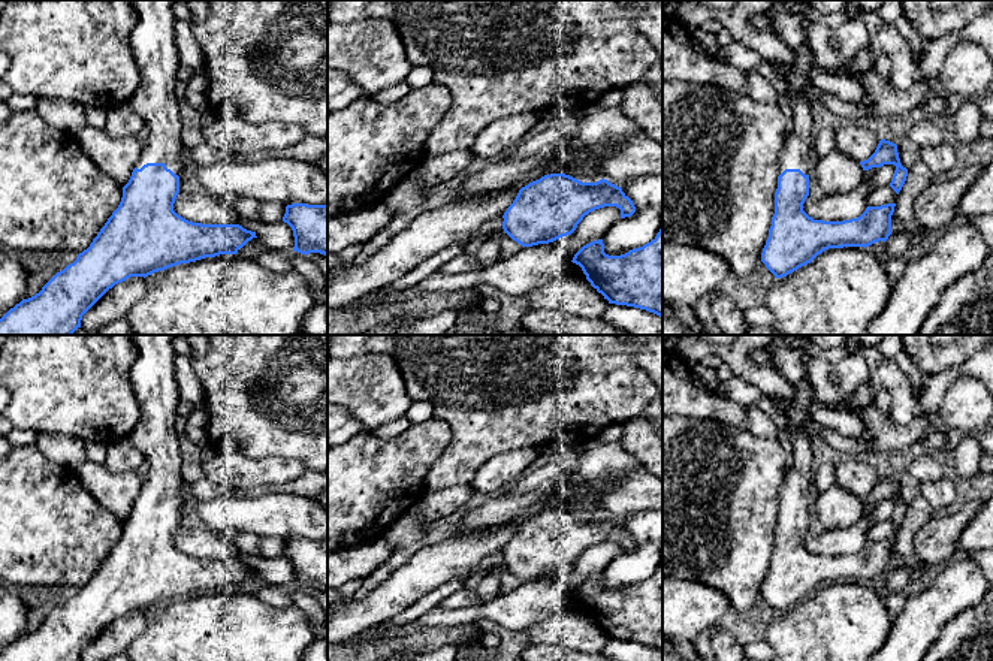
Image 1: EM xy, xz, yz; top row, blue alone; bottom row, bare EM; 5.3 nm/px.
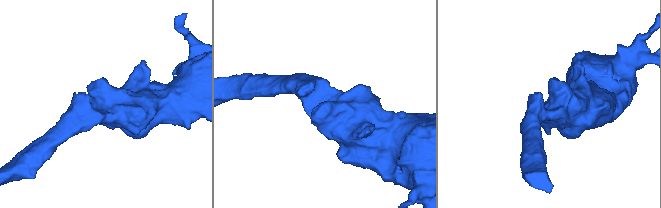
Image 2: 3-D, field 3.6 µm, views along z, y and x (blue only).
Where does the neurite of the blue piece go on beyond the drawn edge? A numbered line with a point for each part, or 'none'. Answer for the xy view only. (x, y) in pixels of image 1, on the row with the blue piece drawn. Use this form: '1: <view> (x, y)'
1: xy (153, 45)

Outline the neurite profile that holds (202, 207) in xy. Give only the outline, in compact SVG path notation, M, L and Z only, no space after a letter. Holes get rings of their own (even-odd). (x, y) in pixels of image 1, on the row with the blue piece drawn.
M179 191L173 211L182 218L202 224L238 224L239 215L224 206L221 199L209 191Z

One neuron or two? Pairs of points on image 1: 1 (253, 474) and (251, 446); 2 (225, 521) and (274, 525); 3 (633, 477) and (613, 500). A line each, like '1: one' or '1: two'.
1: two
2: one
3: one

